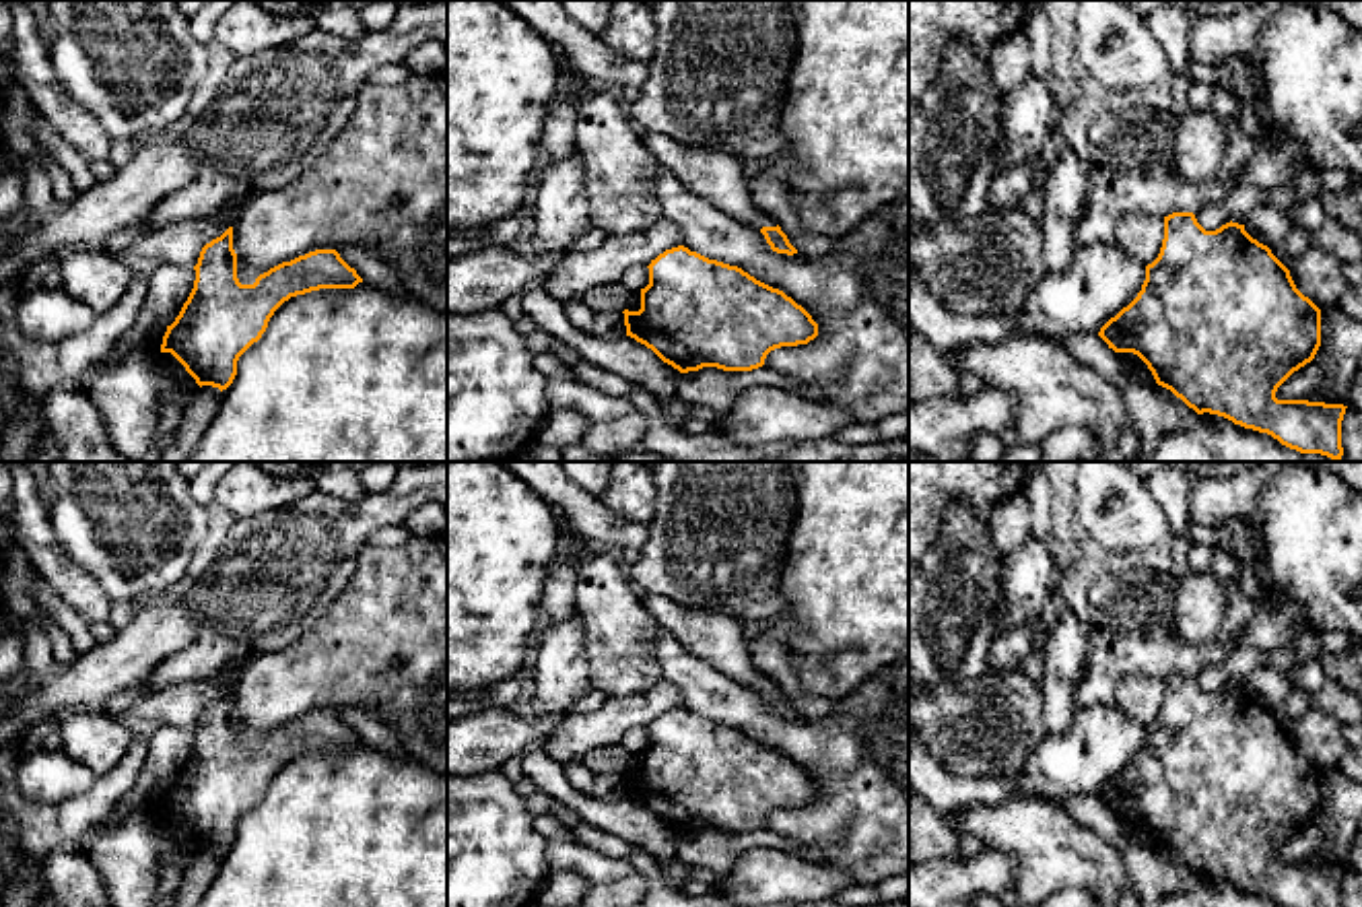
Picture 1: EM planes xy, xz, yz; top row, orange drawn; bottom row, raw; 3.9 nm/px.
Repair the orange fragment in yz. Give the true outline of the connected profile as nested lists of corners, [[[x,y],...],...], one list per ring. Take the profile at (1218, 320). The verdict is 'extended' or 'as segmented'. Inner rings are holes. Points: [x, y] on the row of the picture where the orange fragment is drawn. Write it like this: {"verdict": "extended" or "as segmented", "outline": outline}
{"verdict": "as segmented", "outline": [[[1193,212],[1164,216],[1158,258],[1146,266],[1137,297],[1098,336],[1115,352],[1137,355],[1158,385],[1197,414],[1210,412],[1267,433],[1300,454],[1339,462],[1343,404],[1278,400],[1278,388],[1310,363],[1321,346],[1321,309],[1304,297],[1290,270],[1245,225],[1205,231]]]}

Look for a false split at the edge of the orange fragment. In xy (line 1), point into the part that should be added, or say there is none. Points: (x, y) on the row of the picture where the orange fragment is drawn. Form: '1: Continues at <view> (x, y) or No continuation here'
1: No continuation here

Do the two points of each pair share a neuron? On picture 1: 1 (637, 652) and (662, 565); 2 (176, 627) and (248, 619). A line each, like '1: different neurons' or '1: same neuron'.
1: different neurons
2: different neurons

